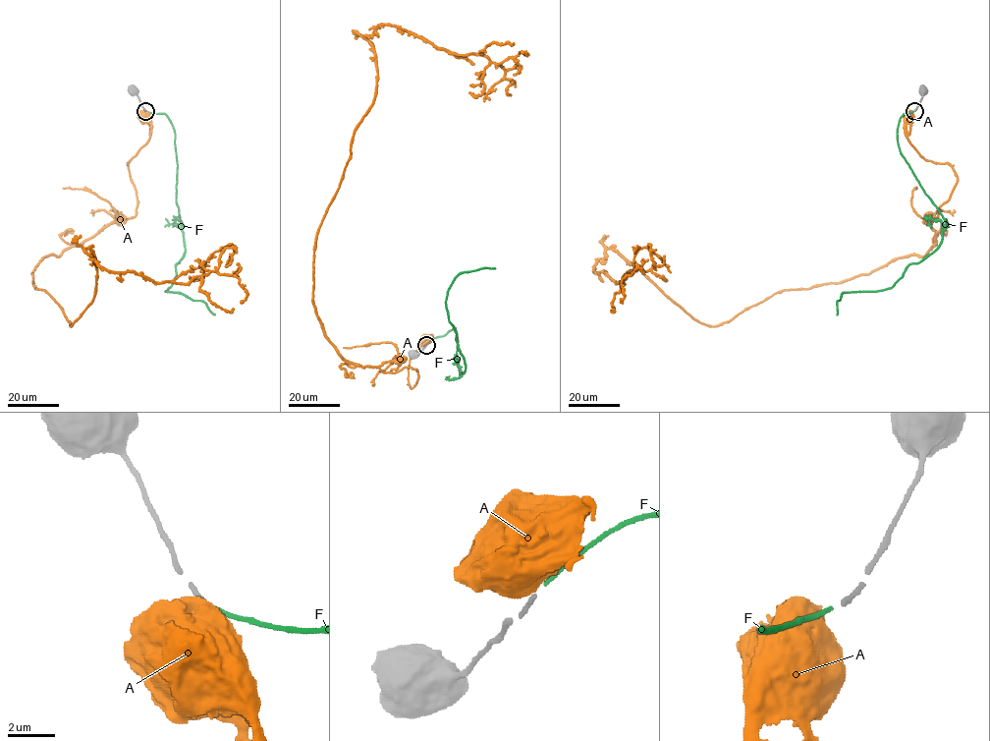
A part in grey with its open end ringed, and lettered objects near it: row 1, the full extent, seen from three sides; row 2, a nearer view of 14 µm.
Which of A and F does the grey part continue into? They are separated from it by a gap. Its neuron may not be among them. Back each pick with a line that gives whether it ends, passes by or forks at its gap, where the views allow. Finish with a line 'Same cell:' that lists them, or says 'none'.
F: it ends there
Same cell: F

